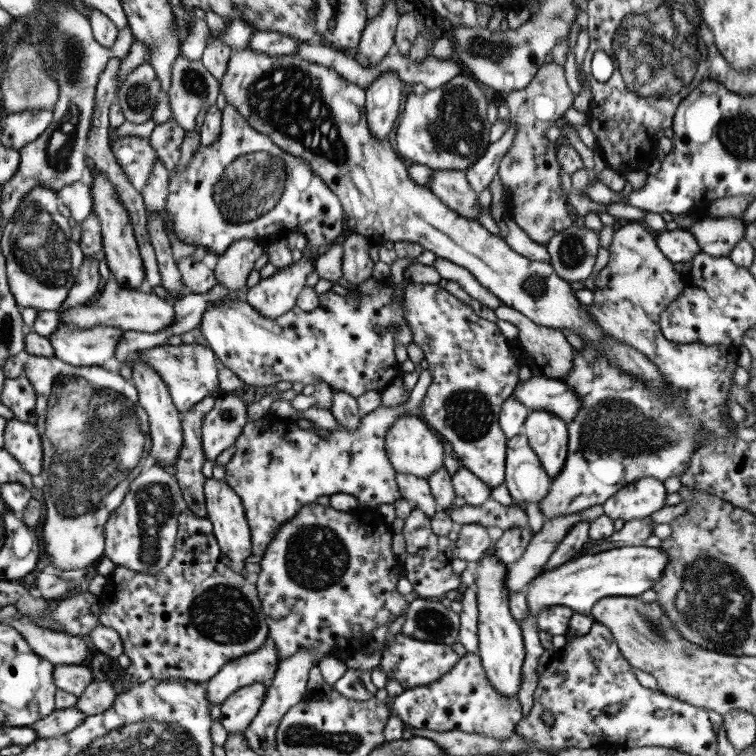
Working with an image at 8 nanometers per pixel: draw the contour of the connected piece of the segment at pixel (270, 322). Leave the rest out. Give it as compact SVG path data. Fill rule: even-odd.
M389 280L389 286L385 284L377 298L361 296L359 299L338 295L327 286L322 286L318 293L317 306L311 312L303 312L294 306L275 318L265 318L244 300L223 299L205 307L198 327L219 365L228 368L249 387L275 385L282 380L301 382L305 386L318 378L327 384L331 392L343 391L357 398L369 390L383 392L398 376L400 365L395 364L393 348L395 344L406 346L412 342L411 329L404 319L404 286L406 285L393 284ZM389 326L396 327L398 333L392 333Z

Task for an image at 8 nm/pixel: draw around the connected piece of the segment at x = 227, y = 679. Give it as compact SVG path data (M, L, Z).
M265 638L255 652L230 660L206 680L206 700L211 704L221 704L235 689L242 686L254 682L269 686L278 662L273 641Z

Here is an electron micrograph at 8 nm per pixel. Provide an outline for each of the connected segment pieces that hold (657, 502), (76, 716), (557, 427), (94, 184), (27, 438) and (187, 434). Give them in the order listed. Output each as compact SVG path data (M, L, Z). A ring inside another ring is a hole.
M644 477L623 486L600 505L603 515L611 521L643 519L665 507L663 484L652 477Z
M74 706L66 709L51 711L46 718L33 722L31 729L35 731L36 738L55 738L69 733L87 717L81 714Z
M533 410L525 417L521 432L526 436L531 451L543 466L545 475L550 480L555 479L563 469L567 455L566 422L550 411Z
M94 166L92 170L89 170L89 174L91 174L92 210L98 216L100 222L102 254L106 260L109 272L113 274L117 284L125 289L137 291L144 280L144 268L134 237L134 231L131 228L130 218L124 206L119 202L107 177L103 173L98 172Z
M13 417L6 420L2 448L11 454L21 469L31 477L40 474L43 452L41 439L34 425L28 422L19 422Z
M208 396L202 398L202 400L196 405L193 405L191 409L184 412L183 420L181 420L180 424L182 432L182 446L177 454L175 463L170 467L170 470L173 472L175 479L177 479L177 483L179 484L179 493L181 493L181 498L184 500L186 509L188 509L192 514L199 516L199 518L206 518L203 496L203 484L205 483L205 477L201 475L201 468L206 459L201 448L200 430L203 417L211 410L213 403L214 398L212 396Z

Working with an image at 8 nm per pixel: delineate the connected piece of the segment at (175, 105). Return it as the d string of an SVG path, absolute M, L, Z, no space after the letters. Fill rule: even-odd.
M179 53L171 65L170 89L167 92L172 118L184 131L193 131L198 112L207 112L209 106L214 105L220 88L218 81L205 70L199 59L189 60Z

